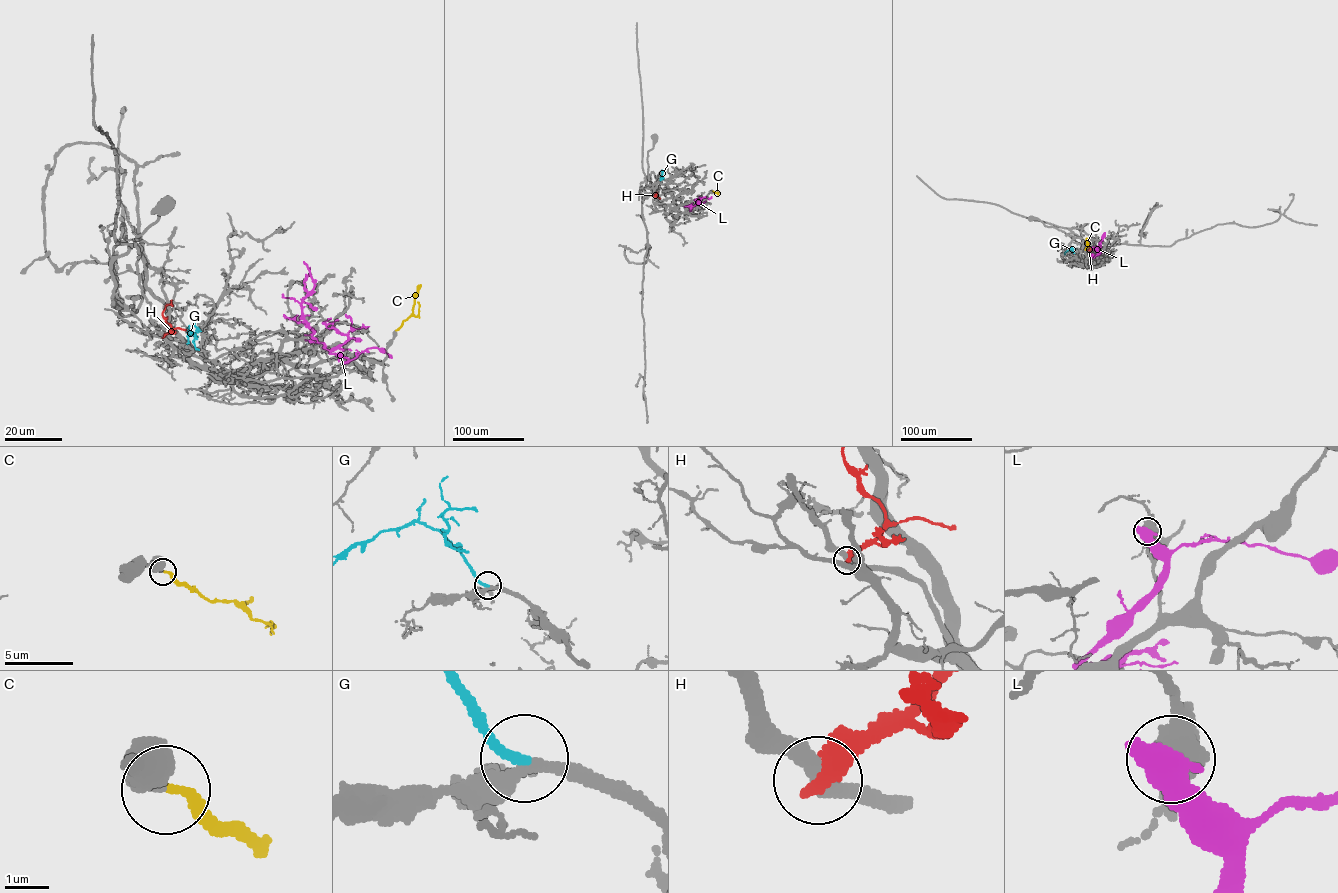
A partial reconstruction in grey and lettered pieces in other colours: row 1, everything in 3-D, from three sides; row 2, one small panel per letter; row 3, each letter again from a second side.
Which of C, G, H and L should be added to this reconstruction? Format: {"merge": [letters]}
{"merge": ["C", "G"]}

